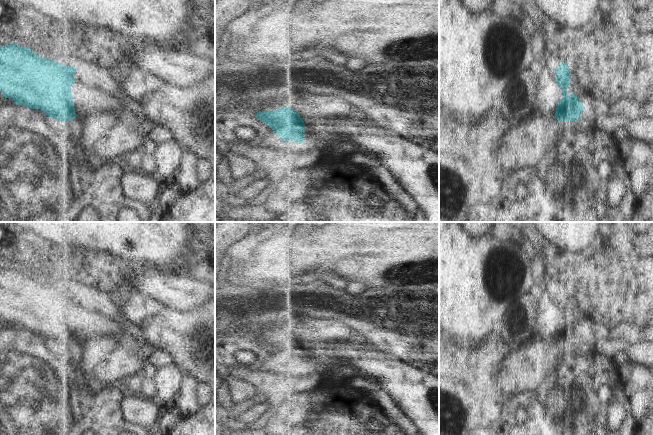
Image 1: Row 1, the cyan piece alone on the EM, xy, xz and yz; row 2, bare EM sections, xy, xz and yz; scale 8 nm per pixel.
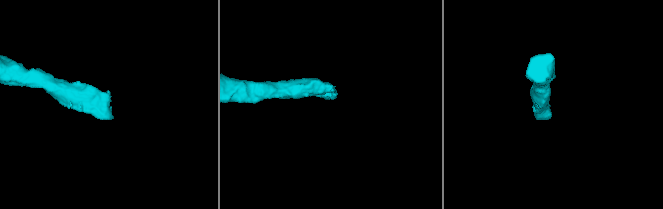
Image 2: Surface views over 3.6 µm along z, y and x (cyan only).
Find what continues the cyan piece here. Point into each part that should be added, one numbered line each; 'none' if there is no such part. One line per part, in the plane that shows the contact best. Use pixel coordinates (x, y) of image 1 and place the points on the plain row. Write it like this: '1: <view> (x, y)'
1: xy (88, 323)

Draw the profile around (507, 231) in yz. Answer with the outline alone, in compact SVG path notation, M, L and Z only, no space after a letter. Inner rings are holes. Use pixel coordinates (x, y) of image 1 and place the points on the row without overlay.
M496 222L497 237L505 242L527 246L529 244L529 235L523 228L514 222Z

